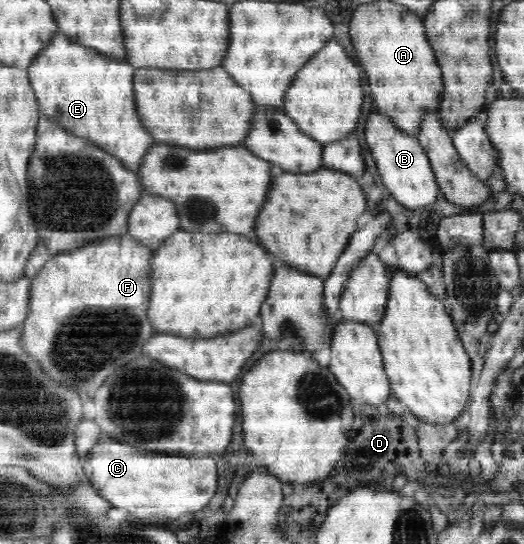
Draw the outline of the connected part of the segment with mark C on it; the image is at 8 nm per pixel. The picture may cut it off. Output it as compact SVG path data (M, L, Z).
M99 440L83 466L97 484L101 496L114 508L129 512L130 520L149 522L158 520L179 520L189 518L205 509L217 490L217 464L209 456L155 454L139 452L119 441Z

